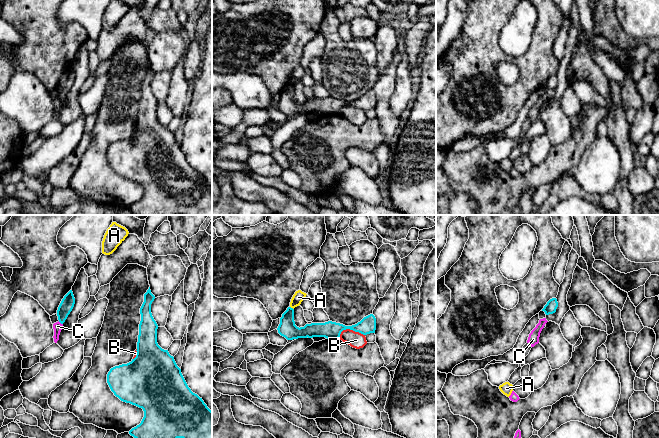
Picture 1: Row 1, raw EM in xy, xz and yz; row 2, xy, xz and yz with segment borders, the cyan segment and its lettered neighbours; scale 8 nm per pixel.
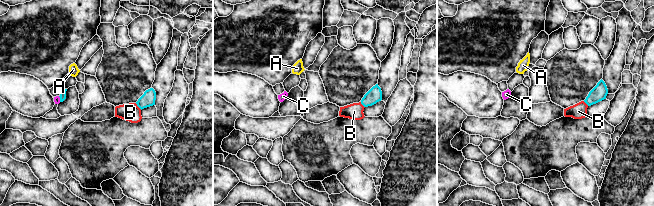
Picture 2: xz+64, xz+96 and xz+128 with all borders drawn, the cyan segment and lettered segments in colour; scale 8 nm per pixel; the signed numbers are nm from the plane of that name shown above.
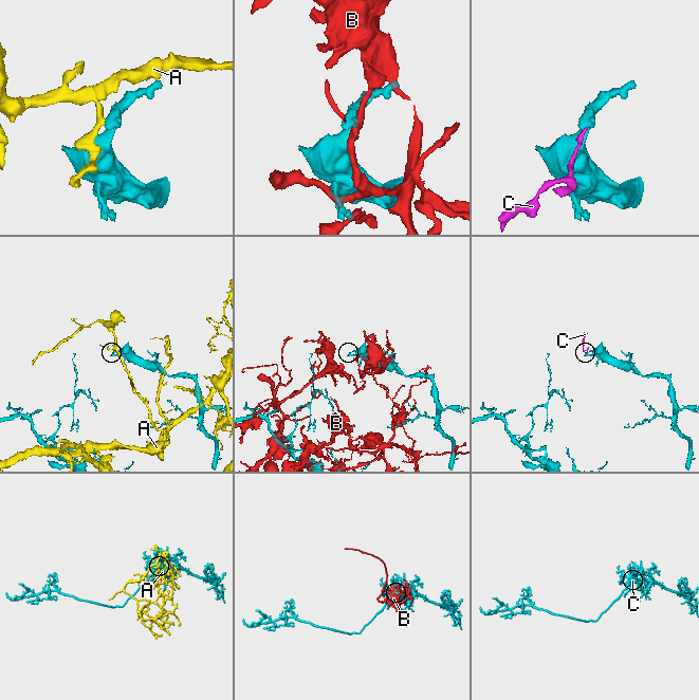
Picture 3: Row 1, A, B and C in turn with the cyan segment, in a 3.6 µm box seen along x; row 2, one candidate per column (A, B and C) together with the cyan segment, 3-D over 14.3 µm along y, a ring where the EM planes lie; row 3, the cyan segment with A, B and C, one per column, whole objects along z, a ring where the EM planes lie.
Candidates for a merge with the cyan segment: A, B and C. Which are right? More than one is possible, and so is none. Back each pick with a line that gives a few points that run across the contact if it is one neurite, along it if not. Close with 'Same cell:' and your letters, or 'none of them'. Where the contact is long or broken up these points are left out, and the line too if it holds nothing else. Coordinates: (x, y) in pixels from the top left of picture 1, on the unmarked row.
Same cell: none of them

